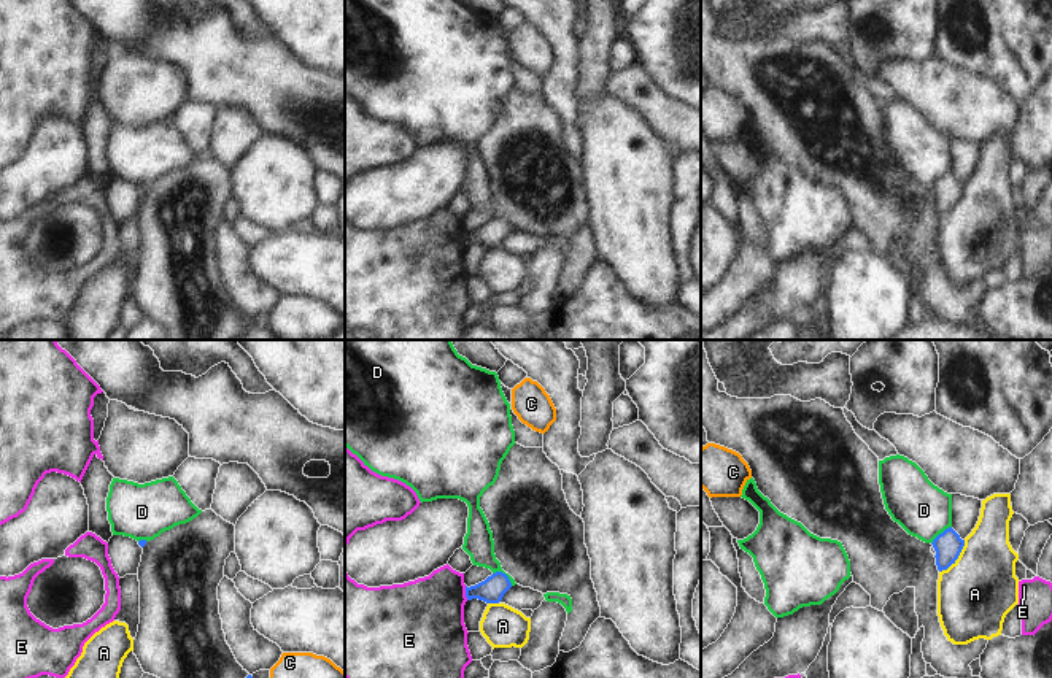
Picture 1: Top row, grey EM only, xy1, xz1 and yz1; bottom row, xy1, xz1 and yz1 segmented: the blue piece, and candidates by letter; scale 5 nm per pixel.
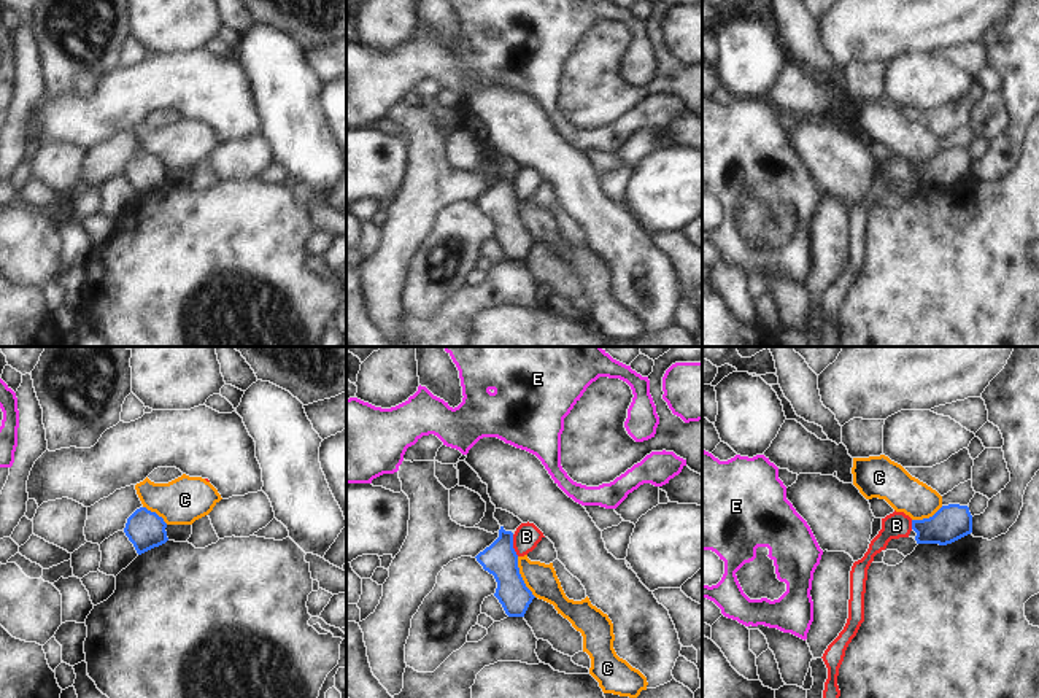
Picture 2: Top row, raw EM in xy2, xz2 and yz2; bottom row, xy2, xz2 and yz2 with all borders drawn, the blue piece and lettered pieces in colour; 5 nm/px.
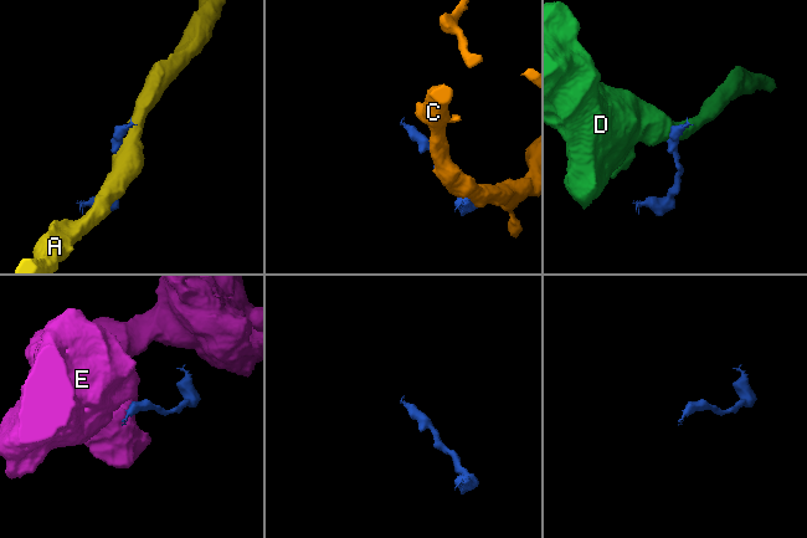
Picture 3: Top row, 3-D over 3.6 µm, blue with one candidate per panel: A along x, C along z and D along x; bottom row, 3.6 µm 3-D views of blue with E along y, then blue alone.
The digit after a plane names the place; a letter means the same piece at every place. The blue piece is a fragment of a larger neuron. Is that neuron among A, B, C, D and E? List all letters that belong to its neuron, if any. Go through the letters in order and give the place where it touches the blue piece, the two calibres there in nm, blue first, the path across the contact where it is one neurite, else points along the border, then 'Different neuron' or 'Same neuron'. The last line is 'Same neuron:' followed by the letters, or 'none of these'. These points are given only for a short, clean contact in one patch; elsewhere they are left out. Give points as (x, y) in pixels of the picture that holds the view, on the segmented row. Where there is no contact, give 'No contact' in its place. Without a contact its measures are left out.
A: Touches blue at yz1 (957, 558). Thickness 140 nm (blue) against 380 nm. Different neuron
B: Touches blue at xz2 (512, 546). Thickness 170 nm (blue) against 130 nm. Boundary: xz2 (512, 535), (512, 547), (518, 555). Different neuron
C: Touches blue at xz2 (521, 577). Thickness 170 nm (blue) against 160 nm. Boundary: xz2 (517, 557), (520, 576), (536, 597). Different neuron
D: Touches blue at xz1 (504, 573). Thickness 130 nm (blue) against 150 nm. Boundary: xz1 (493, 572), (502, 572), (512, 585). Different neuron
E: Touches blue at xz1 (466, 593). Thickness 130 nm (blue) against 400 nm. Boundary: xz1 (464, 586), (467, 599). Different neuron
Same neuron: none of these

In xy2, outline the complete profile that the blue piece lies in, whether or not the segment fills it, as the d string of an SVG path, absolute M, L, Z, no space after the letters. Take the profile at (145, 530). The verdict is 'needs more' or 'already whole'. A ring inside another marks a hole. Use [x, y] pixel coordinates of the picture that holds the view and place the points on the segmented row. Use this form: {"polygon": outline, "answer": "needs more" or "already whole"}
{"polygon": "M140 507L127 518L124 533L137 553L141 555L168 541L165 528L167 523L162 517L146 507Z", "answer": "already whole"}

